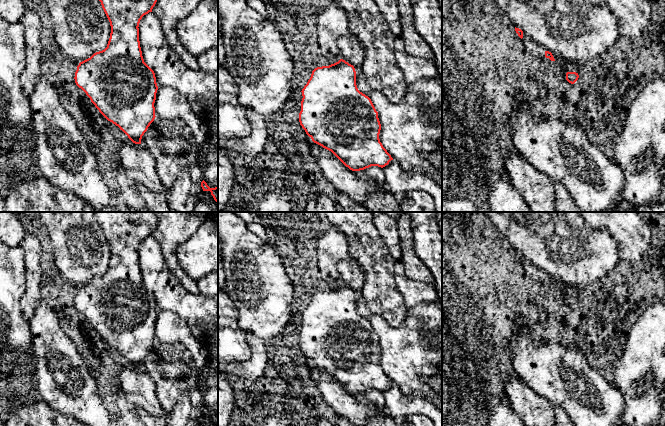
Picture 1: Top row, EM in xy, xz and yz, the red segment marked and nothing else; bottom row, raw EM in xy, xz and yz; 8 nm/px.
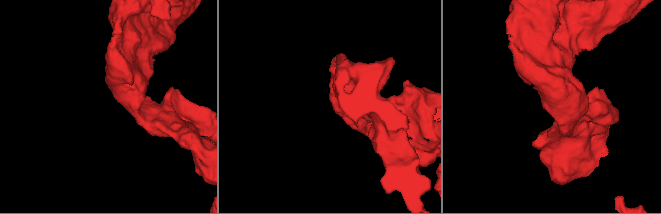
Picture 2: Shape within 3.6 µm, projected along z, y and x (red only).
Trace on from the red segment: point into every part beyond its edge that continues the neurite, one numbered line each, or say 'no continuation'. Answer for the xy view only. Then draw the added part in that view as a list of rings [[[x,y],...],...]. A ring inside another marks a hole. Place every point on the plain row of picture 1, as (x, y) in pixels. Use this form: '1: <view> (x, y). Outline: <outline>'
no continuation

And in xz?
no continuation

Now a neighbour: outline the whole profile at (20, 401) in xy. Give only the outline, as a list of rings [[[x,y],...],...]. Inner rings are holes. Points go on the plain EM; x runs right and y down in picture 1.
[[[41,397],[36,399],[18,399],[17,404],[5,414],[5,426],[83,426],[76,419],[50,407]]]

